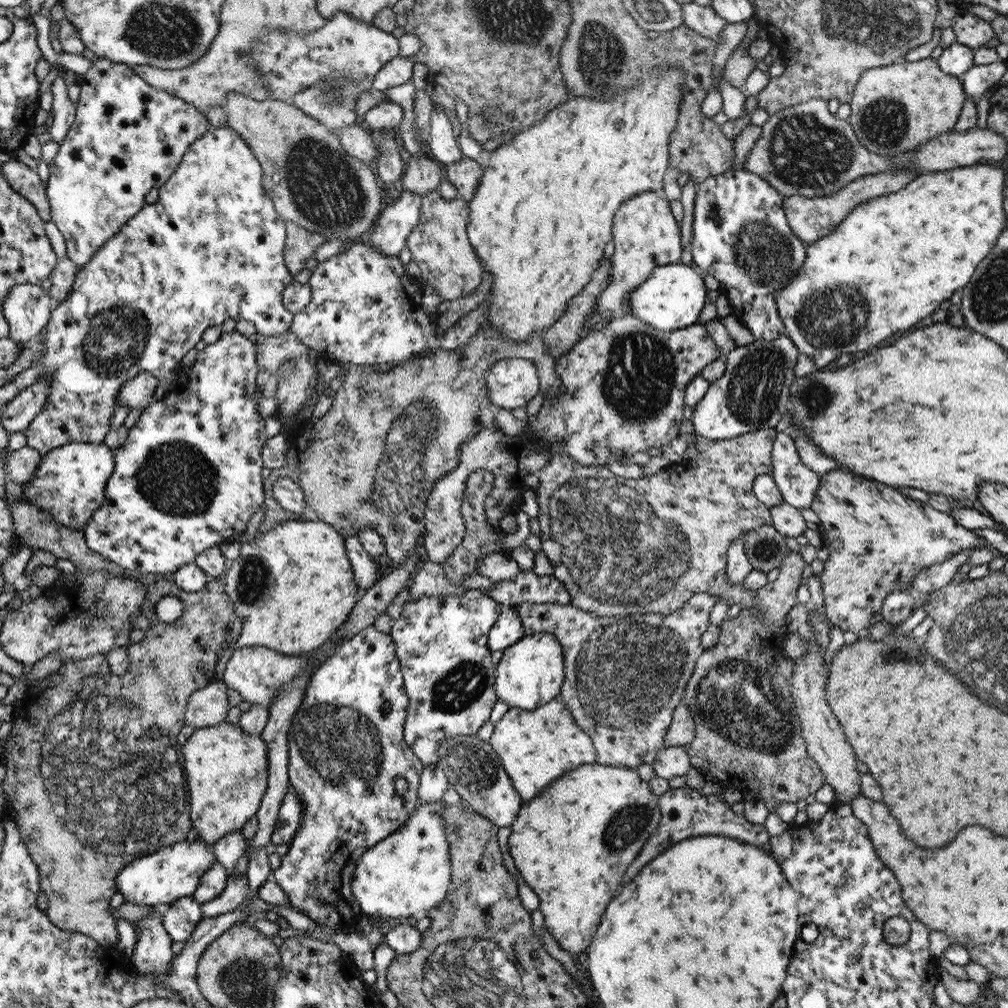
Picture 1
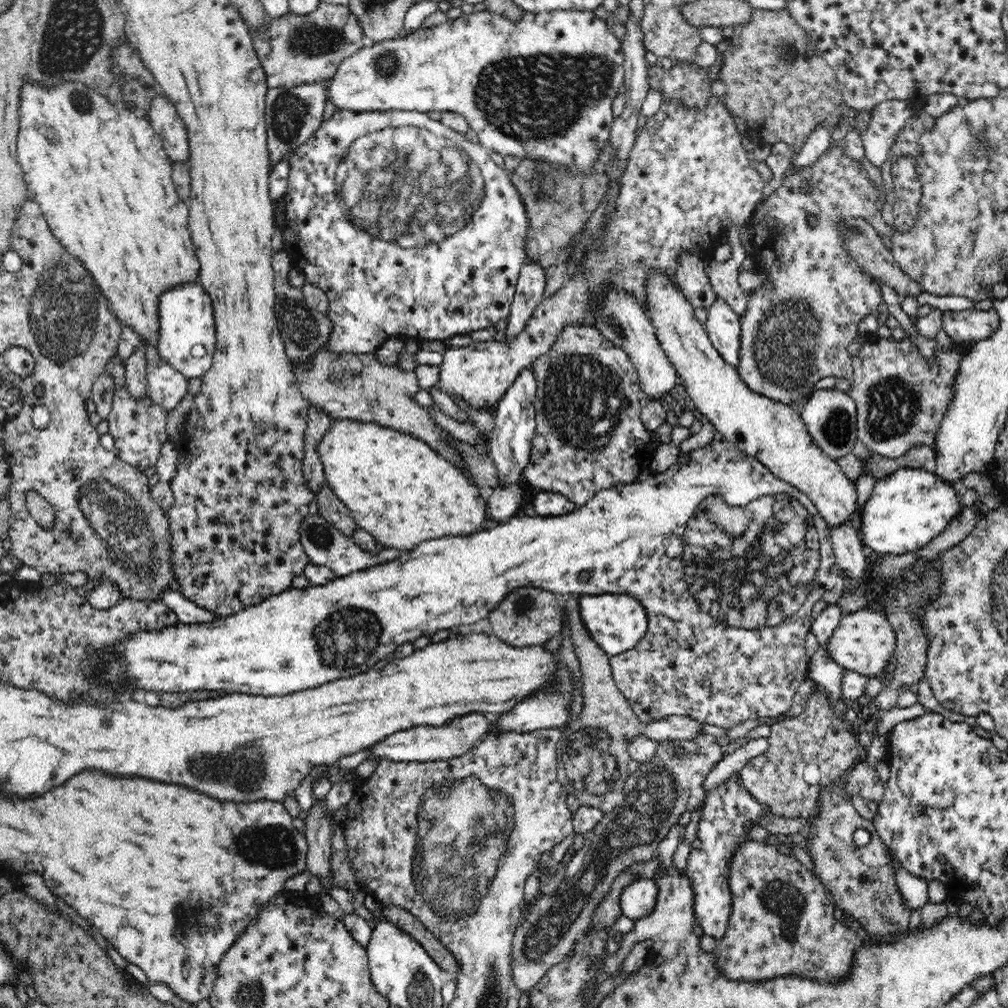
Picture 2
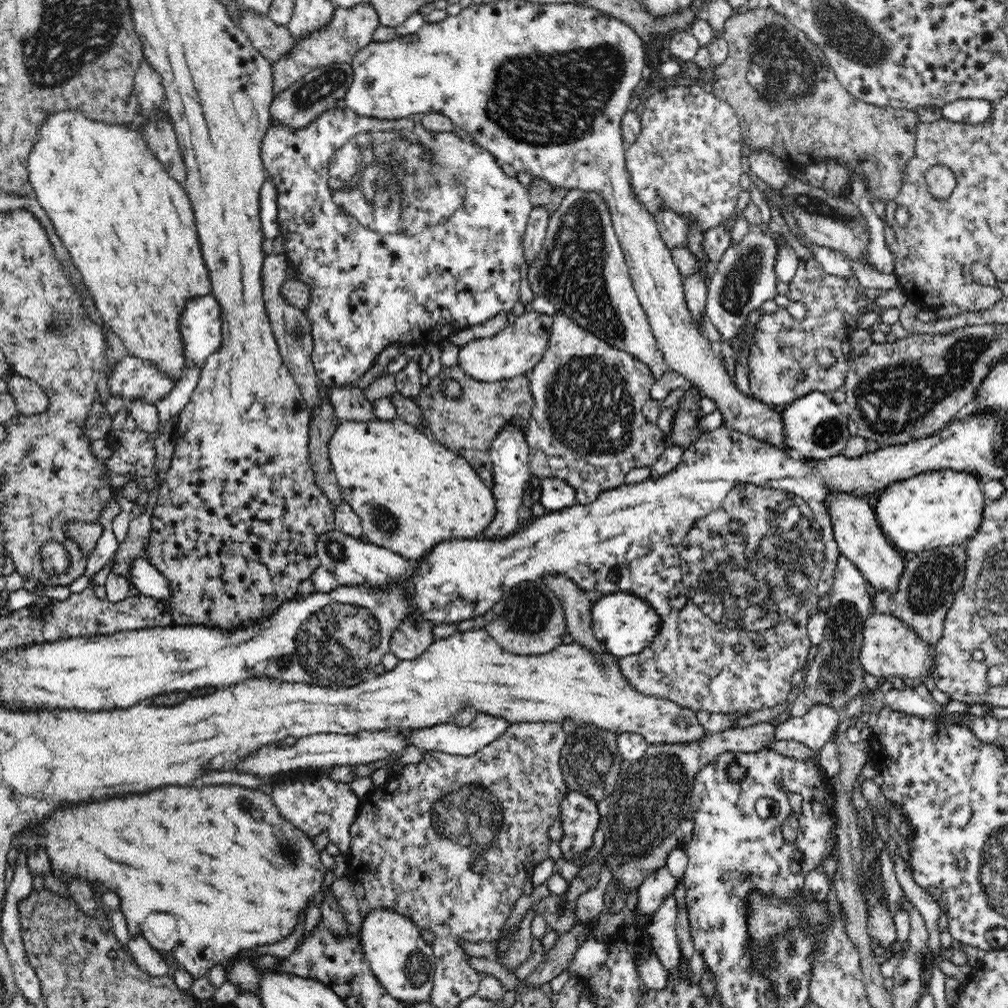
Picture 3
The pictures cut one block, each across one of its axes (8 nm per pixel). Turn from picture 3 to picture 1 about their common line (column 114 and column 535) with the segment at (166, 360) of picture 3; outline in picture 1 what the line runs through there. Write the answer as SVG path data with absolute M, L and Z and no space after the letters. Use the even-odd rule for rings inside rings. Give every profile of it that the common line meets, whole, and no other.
M673 66L671 71L664 71L662 75L650 73L650 77L648 77L646 72L645 78L637 82L630 90L623 90L612 98L576 96L564 104L559 104L542 121L516 133L510 140L505 141L491 153L490 165L483 171L474 196L470 202L467 202L469 206L467 235L484 271L488 271L494 277L492 298L490 298L490 309L487 311L486 323L496 327L496 331L500 335L504 335L504 339L524 343L534 333L541 335L546 329L552 327L560 319L560 316L565 314L570 300L580 295L586 284L590 283L592 273L598 269L598 263L604 256L606 244L613 240L613 218L618 207L629 198L642 192L656 191L662 193L662 188L669 177L670 133L673 128L676 128L678 120L683 80L684 73Z

